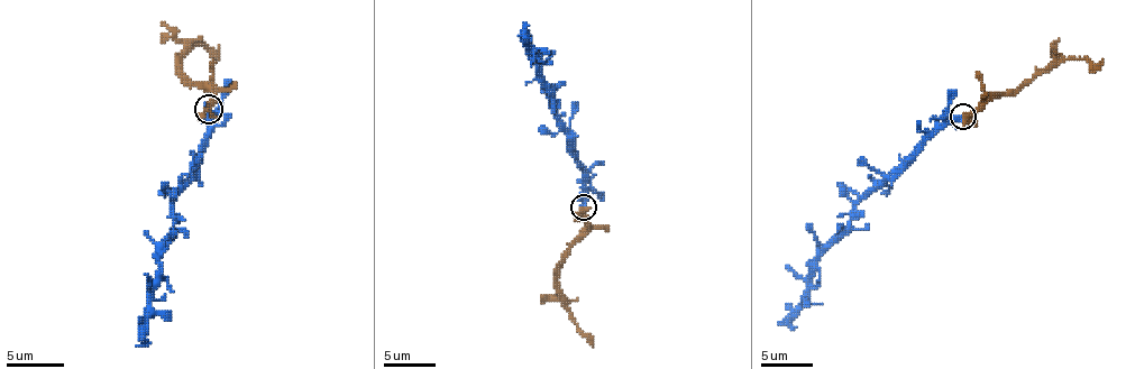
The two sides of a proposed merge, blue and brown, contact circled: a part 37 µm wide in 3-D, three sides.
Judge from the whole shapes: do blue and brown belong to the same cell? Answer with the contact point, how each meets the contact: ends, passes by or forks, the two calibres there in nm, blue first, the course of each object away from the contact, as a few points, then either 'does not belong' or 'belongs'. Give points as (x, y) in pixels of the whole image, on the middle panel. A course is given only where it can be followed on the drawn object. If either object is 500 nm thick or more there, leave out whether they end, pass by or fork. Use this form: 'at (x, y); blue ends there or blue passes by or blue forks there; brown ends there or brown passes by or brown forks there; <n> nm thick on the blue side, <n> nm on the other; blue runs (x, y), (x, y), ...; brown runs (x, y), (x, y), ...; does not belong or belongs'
at (583, 208); blue passes by; brown passes by; 280 nm thick on the blue side, 320 nm on the other; blue runs (583, 205), (583, 164), (573, 146), (573, 134), (551, 100), (523, 35), (531, 40); brown runs (583, 208), (587, 231), (559, 267), (557, 283), (569, 319), (593, 347); belongs

